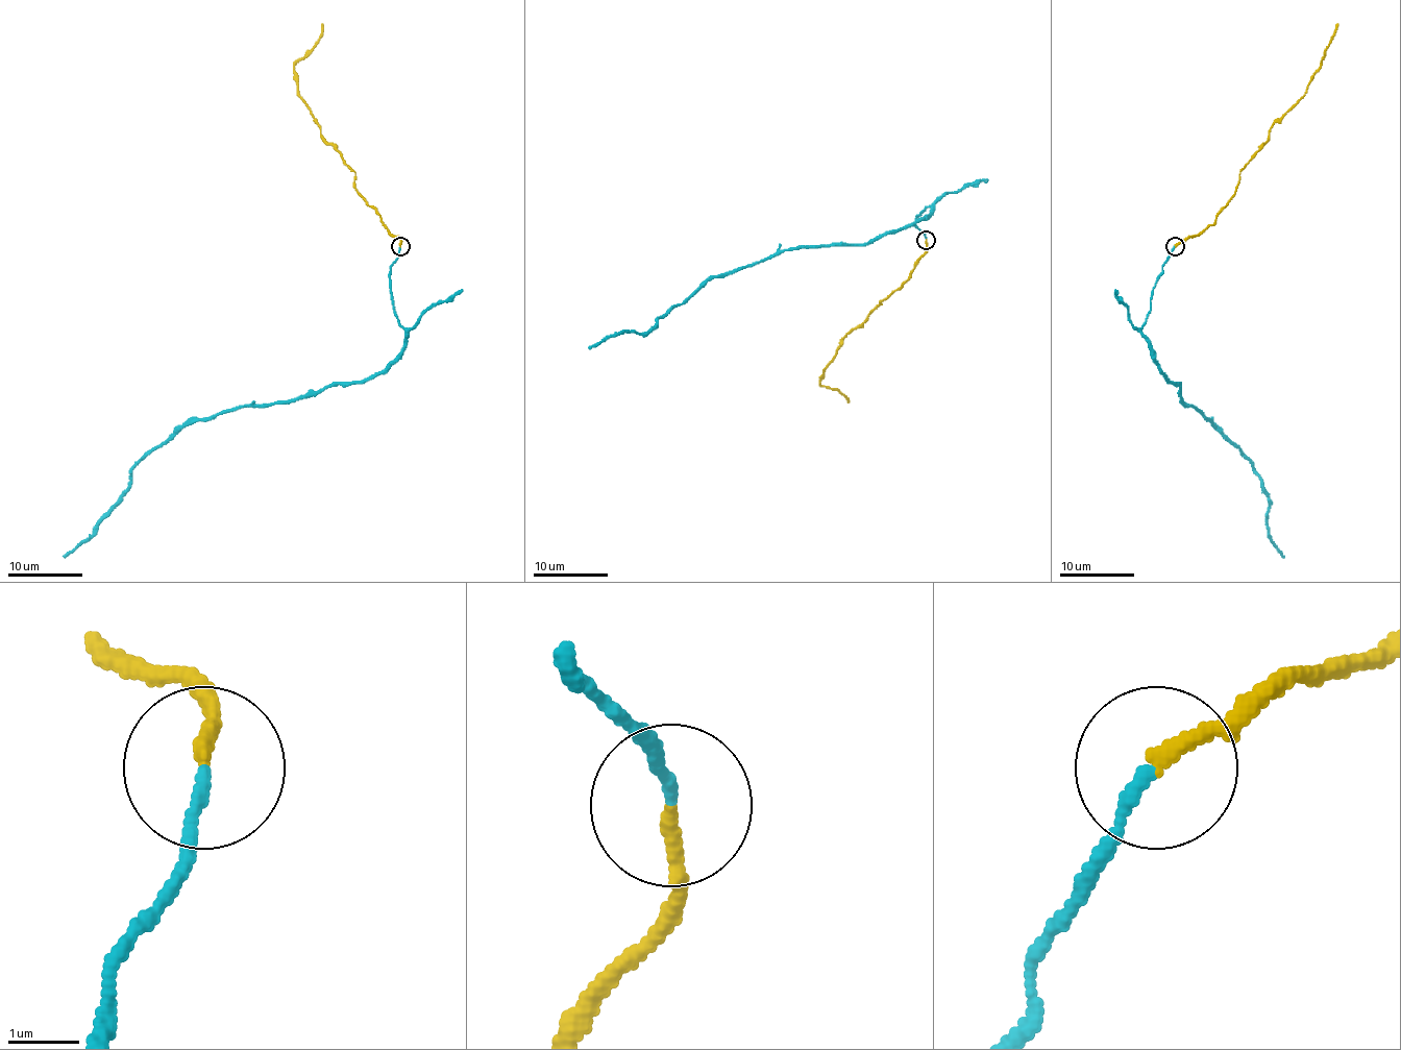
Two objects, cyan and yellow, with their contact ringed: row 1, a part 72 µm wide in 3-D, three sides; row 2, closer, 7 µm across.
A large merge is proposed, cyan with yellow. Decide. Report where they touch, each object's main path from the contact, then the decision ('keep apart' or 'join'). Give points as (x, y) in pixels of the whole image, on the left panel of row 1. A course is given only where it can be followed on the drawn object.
at (400, 246); cyan runs (399, 245), (390, 289), (406, 346), (381, 371), (183, 423), (131, 470), (122, 496), (62, 555); yellow runs (399, 245), (399, 240), (354, 188), (352, 170), (324, 139), (298, 94), (295, 66), (319, 39), (323, 24); join

